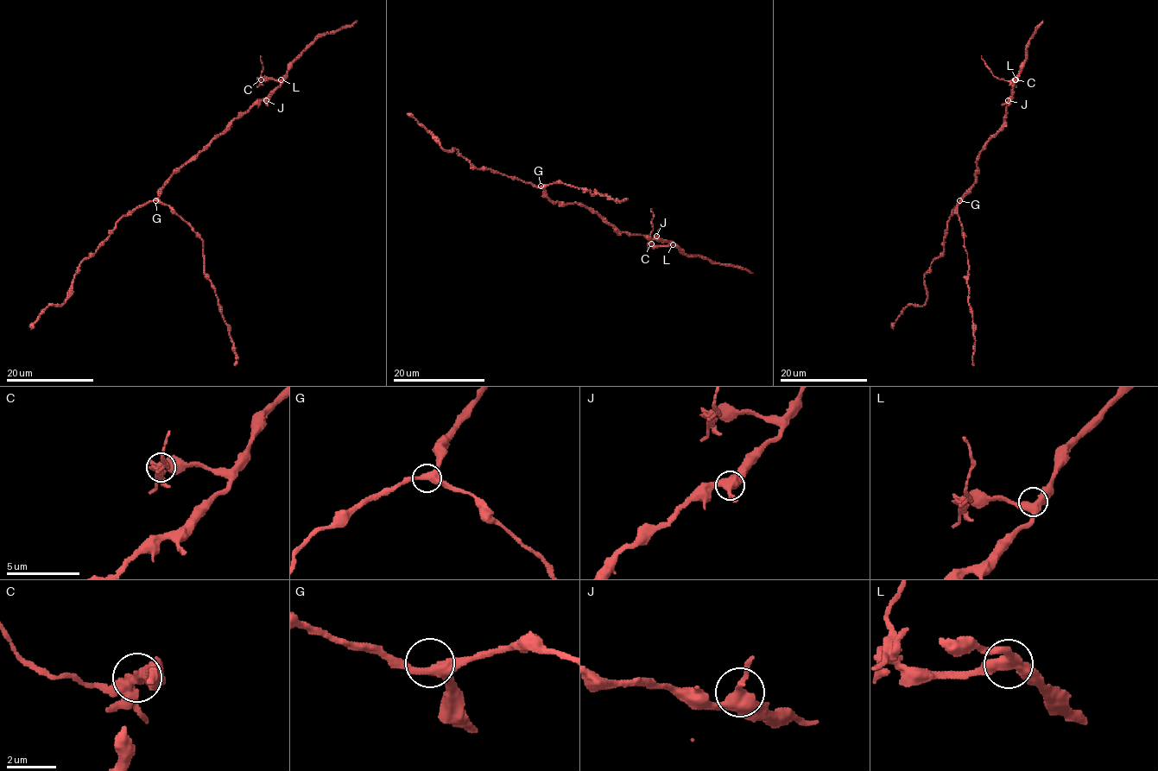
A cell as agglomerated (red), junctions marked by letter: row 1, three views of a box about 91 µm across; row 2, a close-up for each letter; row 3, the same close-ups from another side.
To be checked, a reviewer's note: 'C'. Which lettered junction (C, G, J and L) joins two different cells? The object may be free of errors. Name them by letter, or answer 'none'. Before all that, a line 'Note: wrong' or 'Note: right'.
Note: right
C

